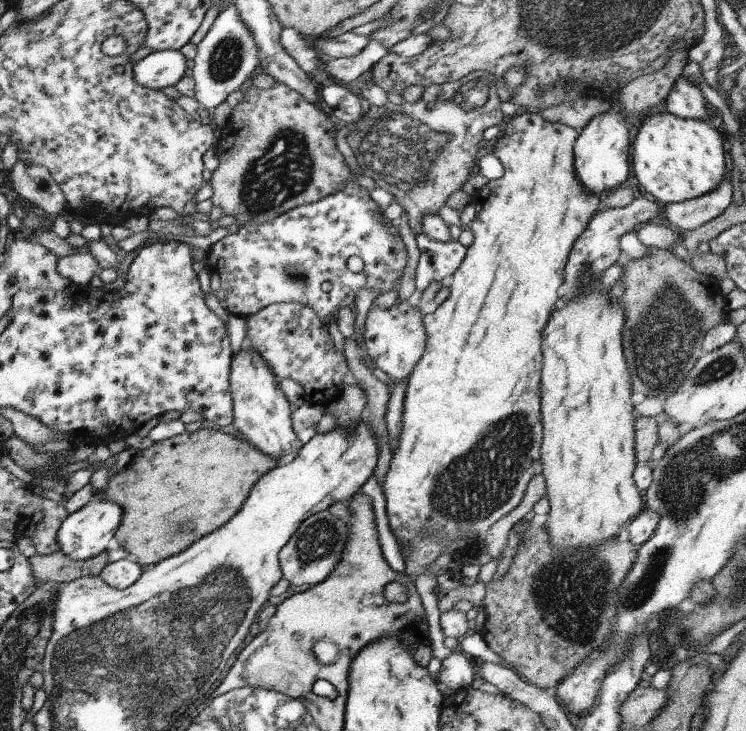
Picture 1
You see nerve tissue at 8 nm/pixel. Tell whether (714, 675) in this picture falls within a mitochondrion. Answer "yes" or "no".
no

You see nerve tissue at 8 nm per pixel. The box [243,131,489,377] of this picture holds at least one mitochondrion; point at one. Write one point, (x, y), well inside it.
(295, 276)

